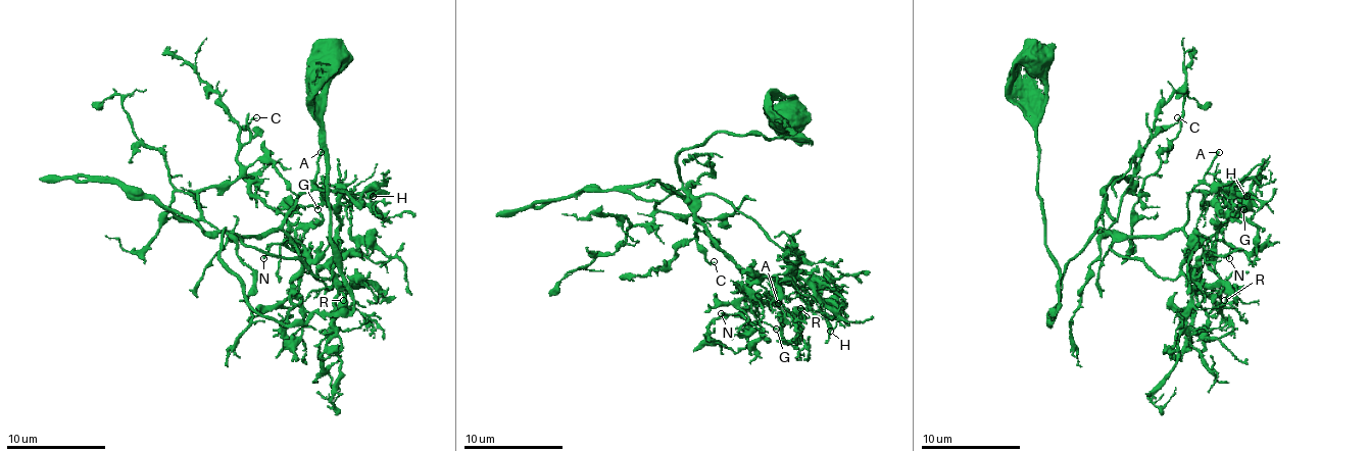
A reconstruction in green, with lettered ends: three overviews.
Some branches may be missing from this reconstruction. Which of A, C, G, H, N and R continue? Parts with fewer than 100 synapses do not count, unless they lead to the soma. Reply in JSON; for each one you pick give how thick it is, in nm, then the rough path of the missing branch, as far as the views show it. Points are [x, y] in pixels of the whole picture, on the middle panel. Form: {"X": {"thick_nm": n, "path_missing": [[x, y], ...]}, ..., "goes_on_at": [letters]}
{"A": {"thick_nm": 160, "path_missing": [[778, 303], [788, 323], [800, 326], [840, 368], [847, 383], [850, 378]]}, "goes_on_at": ["A"]}

